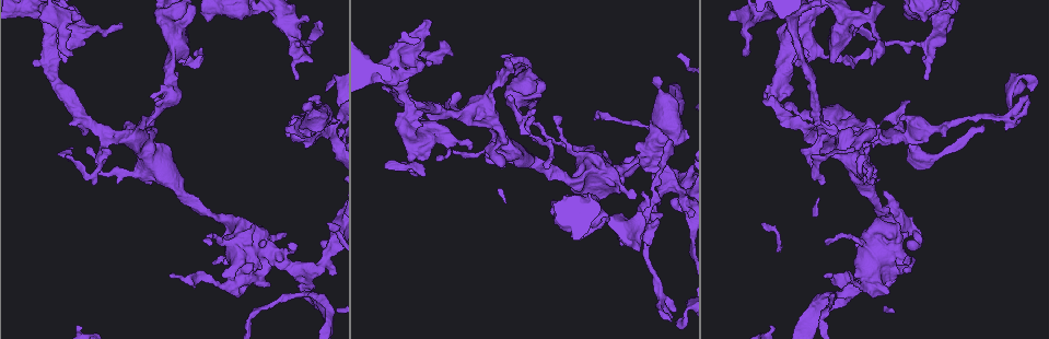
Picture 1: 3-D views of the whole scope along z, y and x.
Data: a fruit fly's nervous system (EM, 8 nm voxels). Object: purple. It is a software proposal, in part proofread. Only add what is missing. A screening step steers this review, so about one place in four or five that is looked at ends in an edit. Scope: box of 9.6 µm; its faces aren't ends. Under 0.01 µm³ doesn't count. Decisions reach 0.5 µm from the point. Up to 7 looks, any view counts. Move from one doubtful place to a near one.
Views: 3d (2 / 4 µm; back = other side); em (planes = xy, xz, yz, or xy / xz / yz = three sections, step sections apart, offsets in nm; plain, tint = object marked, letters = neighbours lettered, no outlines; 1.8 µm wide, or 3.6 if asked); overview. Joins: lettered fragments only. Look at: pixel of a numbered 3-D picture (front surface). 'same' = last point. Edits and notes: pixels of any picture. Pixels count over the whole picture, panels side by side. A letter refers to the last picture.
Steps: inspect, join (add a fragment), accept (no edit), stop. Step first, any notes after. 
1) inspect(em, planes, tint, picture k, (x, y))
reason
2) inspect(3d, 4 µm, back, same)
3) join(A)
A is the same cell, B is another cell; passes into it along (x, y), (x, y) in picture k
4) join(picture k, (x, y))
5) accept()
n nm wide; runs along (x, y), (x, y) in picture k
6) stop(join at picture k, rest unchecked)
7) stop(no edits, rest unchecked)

inspect(em, 3.6 µm, planes, tint, picture 1, (602, 220))
thick turns thin

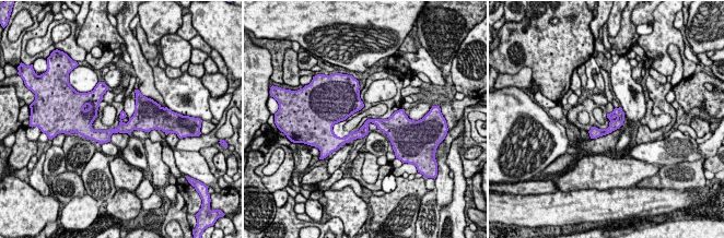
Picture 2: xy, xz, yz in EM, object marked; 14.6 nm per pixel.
inspect(em, 3.6 µm, planes, letters, same)

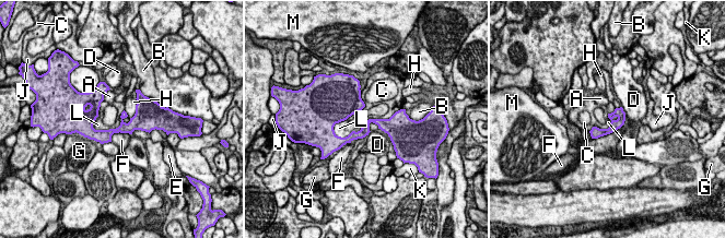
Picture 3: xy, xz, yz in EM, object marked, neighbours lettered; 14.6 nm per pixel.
accept()
A, B, C, D, E, F, G, H, J, K, L and M are other cells; runs along (90, 121), (96, 133), (153, 123) in picture 3; no lettered fragment goes on from it

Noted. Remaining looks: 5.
inspect(em, planes, plain, picture 1, (65, 60))
branch stops here

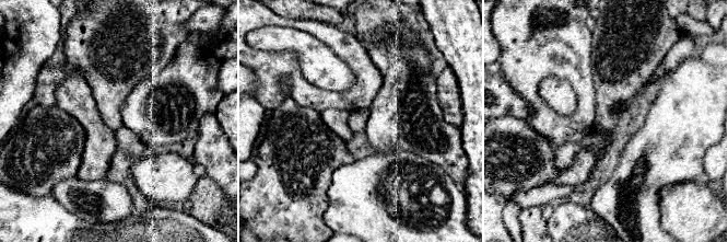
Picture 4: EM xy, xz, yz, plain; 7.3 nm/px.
inspect(em, planes, letters, same)

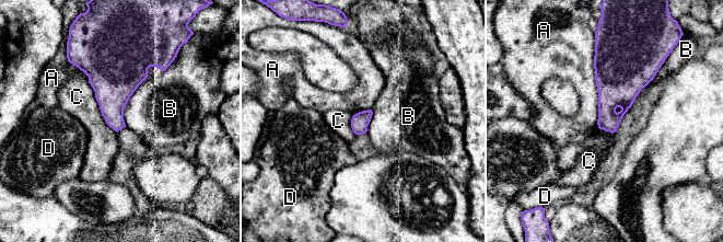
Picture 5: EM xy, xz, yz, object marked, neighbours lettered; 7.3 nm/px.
accept()
A touches over 600 nm; A, B, C and D are other cells; none of them fits

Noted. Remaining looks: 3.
inspect(3d, 4 µm, picture 1, (292, 268))
thick turns thin

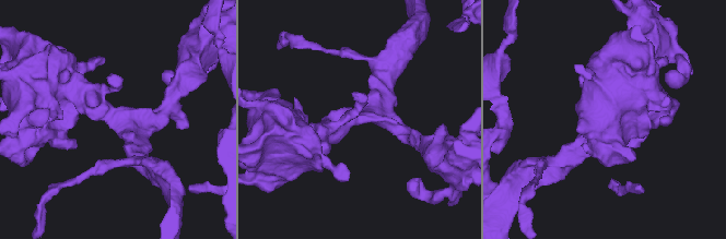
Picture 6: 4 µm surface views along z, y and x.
inspect(em, planes, letters, picture 6, (116, 114))
need the tissue

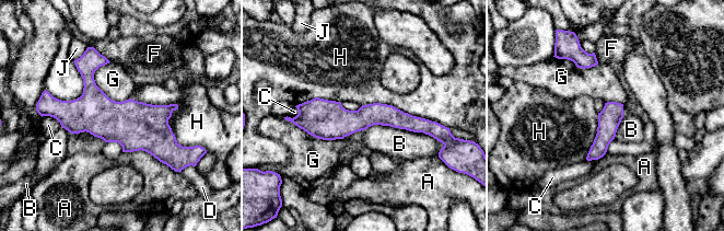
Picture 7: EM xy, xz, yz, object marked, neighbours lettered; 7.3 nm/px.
accept()
A, B, C, D, F, G, H and J are other cells; border along (364, 129), (389, 125), (436, 140) in picture 7; none of them fits

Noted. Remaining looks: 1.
stop(no edits, rest unchecked)

